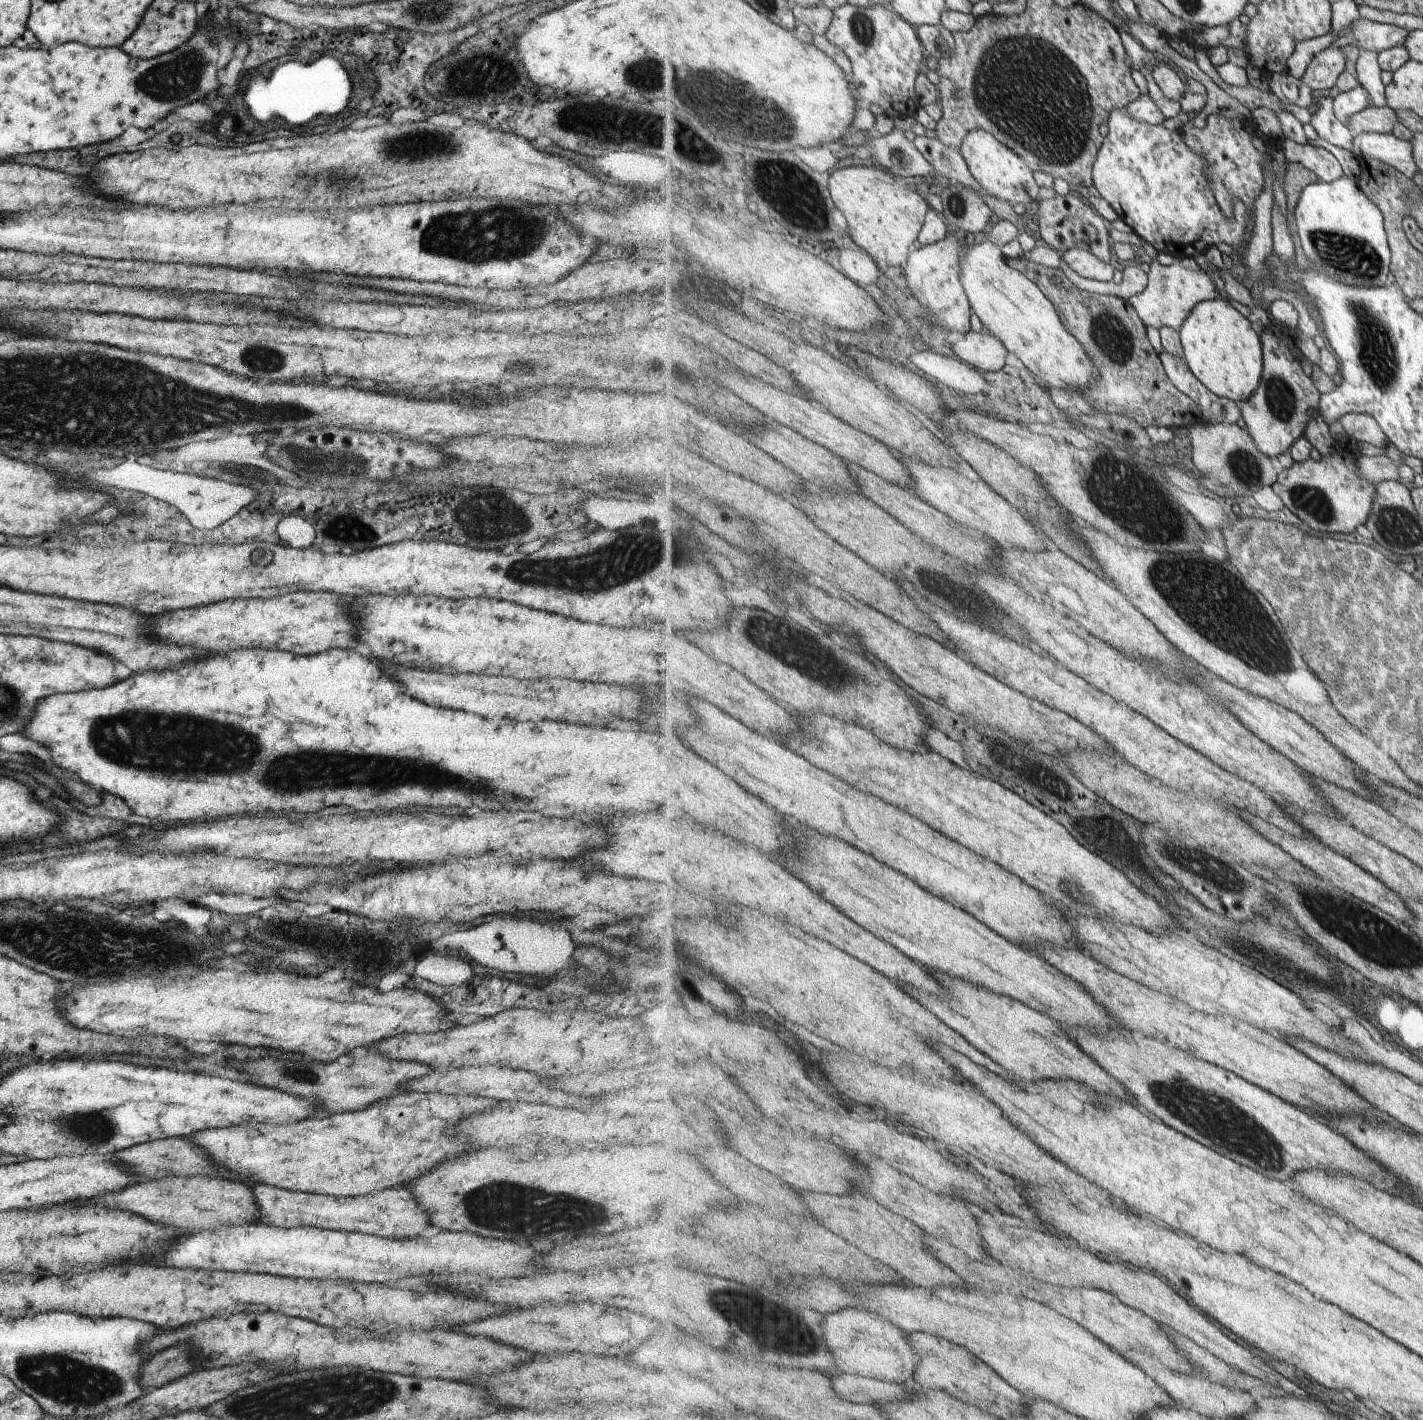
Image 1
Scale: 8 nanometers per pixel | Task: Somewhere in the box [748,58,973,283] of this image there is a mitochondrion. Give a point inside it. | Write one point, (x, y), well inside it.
(797, 198)

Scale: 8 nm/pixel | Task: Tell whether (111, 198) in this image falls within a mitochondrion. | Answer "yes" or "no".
no

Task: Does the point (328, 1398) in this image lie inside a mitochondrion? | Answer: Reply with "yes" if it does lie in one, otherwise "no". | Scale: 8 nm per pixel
yes

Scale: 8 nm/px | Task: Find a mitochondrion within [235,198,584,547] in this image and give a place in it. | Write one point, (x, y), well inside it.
(501, 232)

